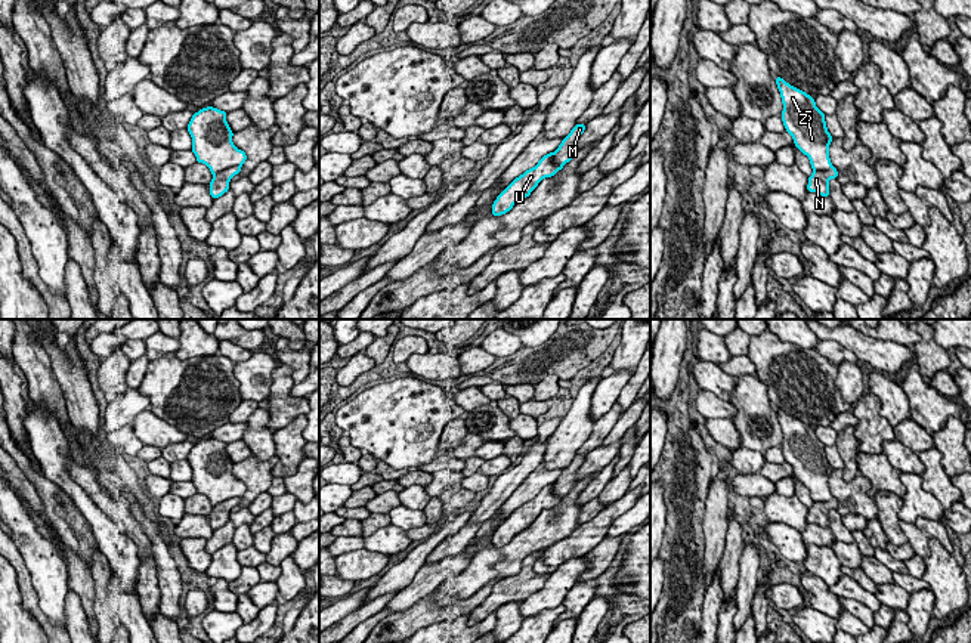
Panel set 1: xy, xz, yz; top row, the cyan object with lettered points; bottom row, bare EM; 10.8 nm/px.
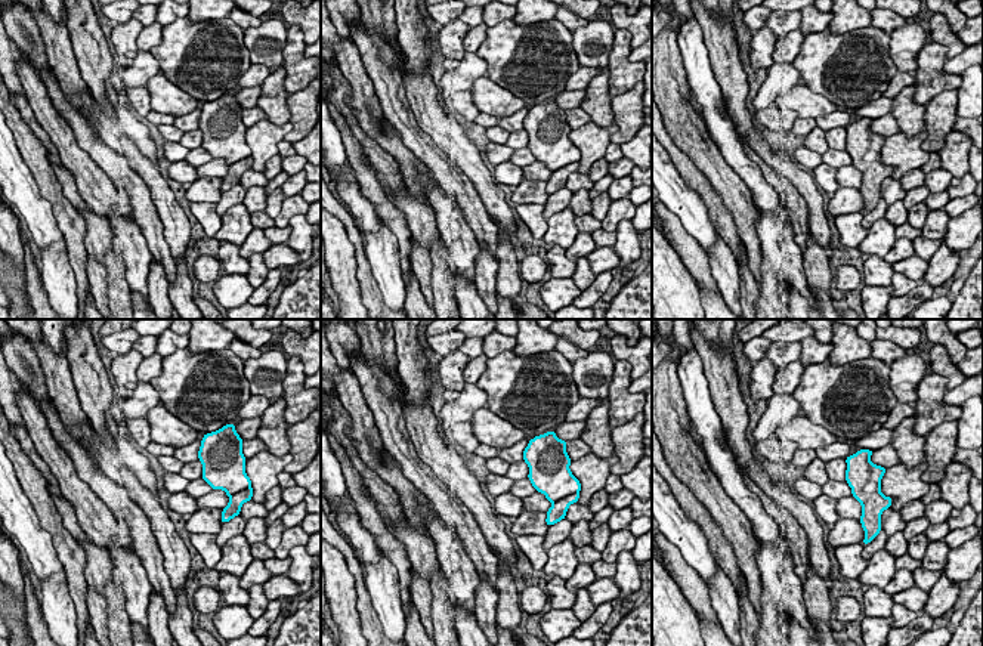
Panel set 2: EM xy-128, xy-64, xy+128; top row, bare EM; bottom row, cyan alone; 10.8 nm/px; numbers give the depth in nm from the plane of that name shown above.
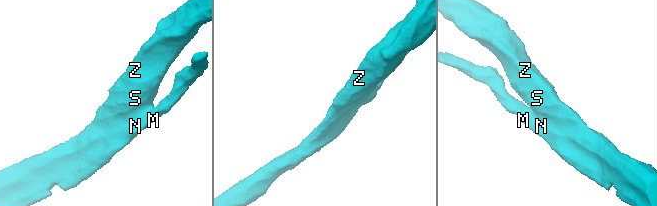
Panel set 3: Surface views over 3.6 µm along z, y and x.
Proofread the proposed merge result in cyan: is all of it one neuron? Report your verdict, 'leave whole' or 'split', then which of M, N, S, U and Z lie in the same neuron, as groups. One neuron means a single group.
leave whole; M N S U Z

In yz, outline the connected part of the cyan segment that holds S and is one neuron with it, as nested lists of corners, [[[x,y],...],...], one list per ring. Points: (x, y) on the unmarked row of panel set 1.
[[[774,408],[777,420],[780,423],[783,442],[782,452],[785,461],[794,469],[794,476],[808,488],[811,500],[814,501],[811,507],[808,507],[808,523],[816,523],[822,528],[829,528],[829,511],[837,510],[838,501],[832,497],[829,489],[829,476],[832,473],[832,467],[828,463],[825,446],[814,433],[814,429],[807,426],[805,423],[791,417],[780,408]]]

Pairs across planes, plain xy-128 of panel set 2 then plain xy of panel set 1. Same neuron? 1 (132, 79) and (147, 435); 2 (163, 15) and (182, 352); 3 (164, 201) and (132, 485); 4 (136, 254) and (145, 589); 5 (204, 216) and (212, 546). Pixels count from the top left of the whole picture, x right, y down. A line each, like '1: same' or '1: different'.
1: same
2: same
3: same
4: different
5: different

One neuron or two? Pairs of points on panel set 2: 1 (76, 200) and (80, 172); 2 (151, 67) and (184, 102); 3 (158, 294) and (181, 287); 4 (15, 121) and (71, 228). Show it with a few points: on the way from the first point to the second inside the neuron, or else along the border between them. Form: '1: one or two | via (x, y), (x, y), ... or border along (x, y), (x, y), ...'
1: two | border along (62, 163), (71, 173), (79, 195), (90, 207)
2: one | via (152, 77), (173, 98)
3: two | border along (167, 284), (167, 296), (172, 303)
4: one | via (30, 148), (58, 201)

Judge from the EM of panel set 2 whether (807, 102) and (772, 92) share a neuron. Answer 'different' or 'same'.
same

